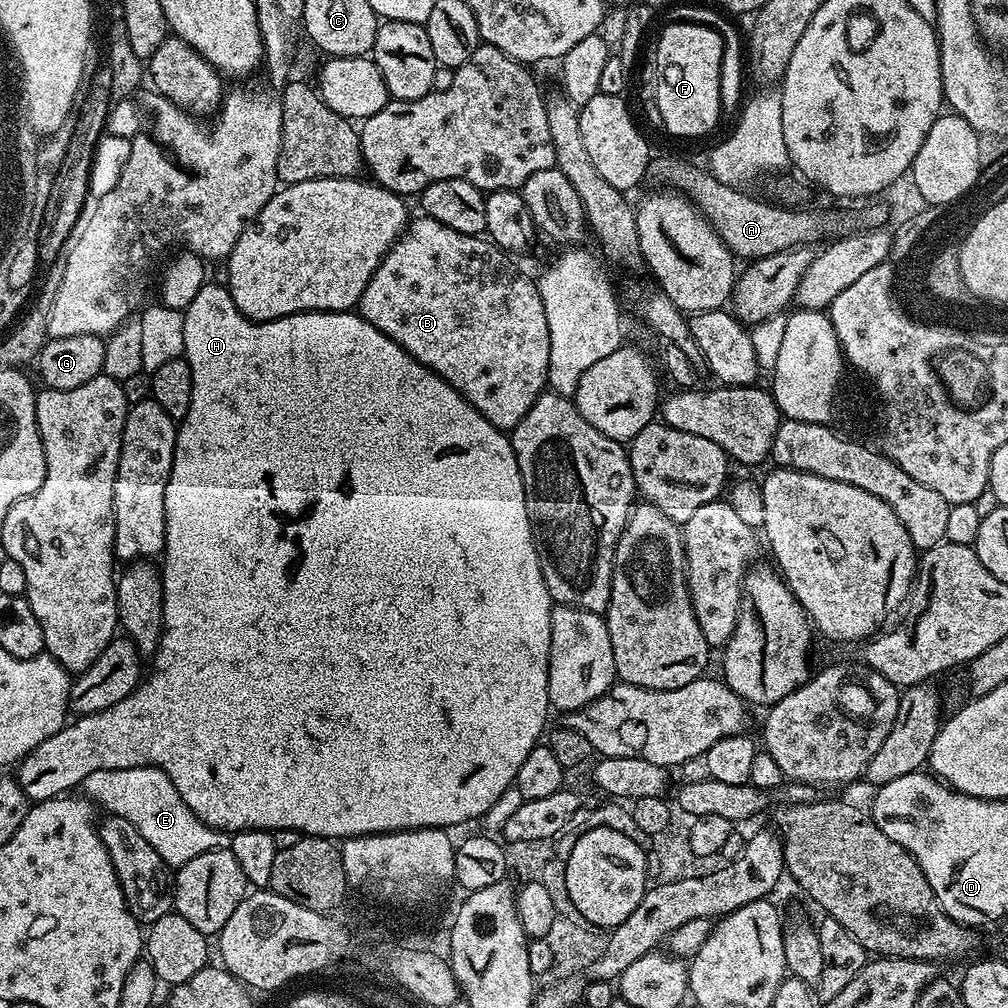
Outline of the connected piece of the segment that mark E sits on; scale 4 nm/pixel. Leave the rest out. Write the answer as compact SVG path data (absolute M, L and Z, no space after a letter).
M160 768L98 770L84 781L82 791L105 813L126 818L126 822L130 822L130 826L134 826L134 830L138 830L138 834L158 850L158 858L173 869L190 862L190 858L198 858L198 854L229 847L229 833L206 826L206 822L197 818L194 810L182 802L182 794L174 790L174 782L170 782Z

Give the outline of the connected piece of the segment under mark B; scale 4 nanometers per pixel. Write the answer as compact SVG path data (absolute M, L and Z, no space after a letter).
M421 215L419 219L413 219L409 223L404 230L404 235L385 254L378 270L374 270L360 299L359 315L363 316L366 322L370 322L370 326L378 326L378 330L382 330L382 334L386 334L394 342L398 342L398 346L405 348L418 362L422 362L427 368L437 372L446 382L450 382L450 386L454 386L454 390L458 390L458 394L462 394L462 398L466 398L466 402L470 402L470 406L477 408L495 428L505 430L516 428L518 422L522 422L522 418L526 418L530 406L539 398L541 392L545 391L548 382L550 326L546 326L546 310L542 306L537 281L533 277L531 280L530 277L523 276L508 261L511 259L506 255L504 249L483 235L458 234L458 230L450 230L450 226L442 226L442 222L434 222L434 218L429 216Z

